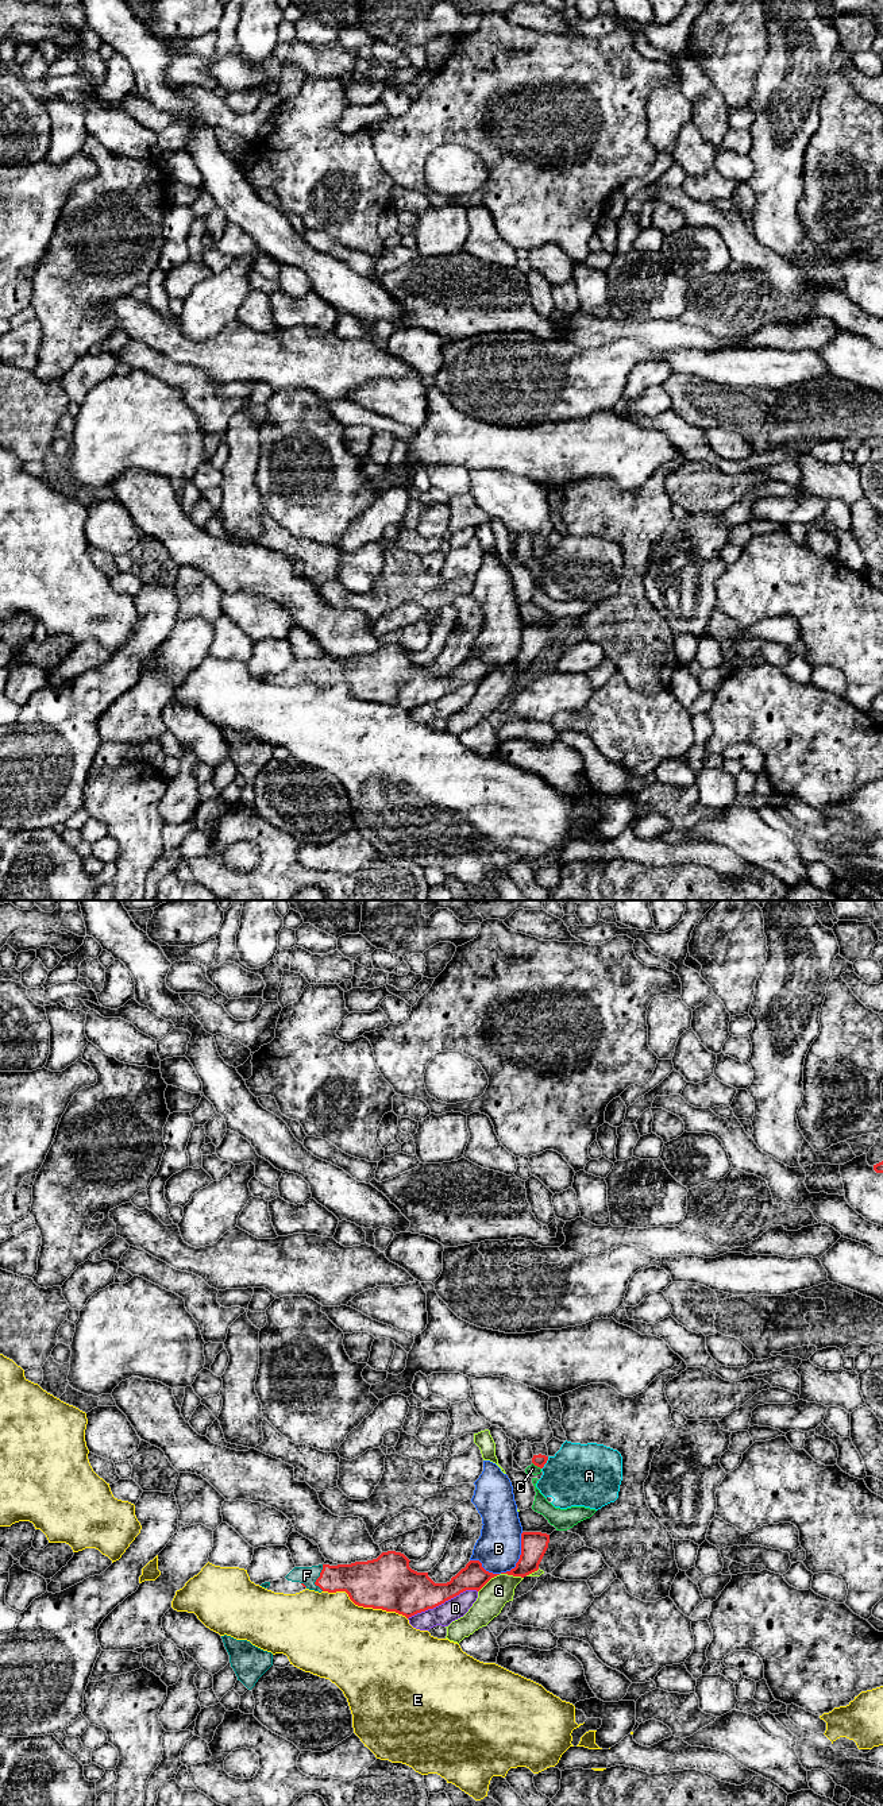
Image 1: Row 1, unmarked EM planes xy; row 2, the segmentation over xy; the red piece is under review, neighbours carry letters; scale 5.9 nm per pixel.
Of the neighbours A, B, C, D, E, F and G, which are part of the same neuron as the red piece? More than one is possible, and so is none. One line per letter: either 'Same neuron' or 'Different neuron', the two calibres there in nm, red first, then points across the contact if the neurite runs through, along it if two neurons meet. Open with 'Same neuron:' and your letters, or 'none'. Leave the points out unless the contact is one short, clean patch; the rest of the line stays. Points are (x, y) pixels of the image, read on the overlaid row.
Same neuron: F
A: Different neuron. Thickness 70 nm (red) against 360 nm
B: Different neuron. Thickness 160 nm (red) against 260 nm
C: Different neuron. Thickness 70 nm (red) against 60 nm. Boundary: xy (532, 1462), (540, 1469)
D: Different neuron. Thickness 280 nm (red) against 130 nm
E: Different neuron. Thickness 320 nm (red) against 500 nm
F: Same neuron. Thickness 220 nm (red) against 110 nm
G: Different neuron. Thickness 140 nm (red) against 170 nm. Boundary: xy (523, 1577), (497, 1574), (478, 1592)

